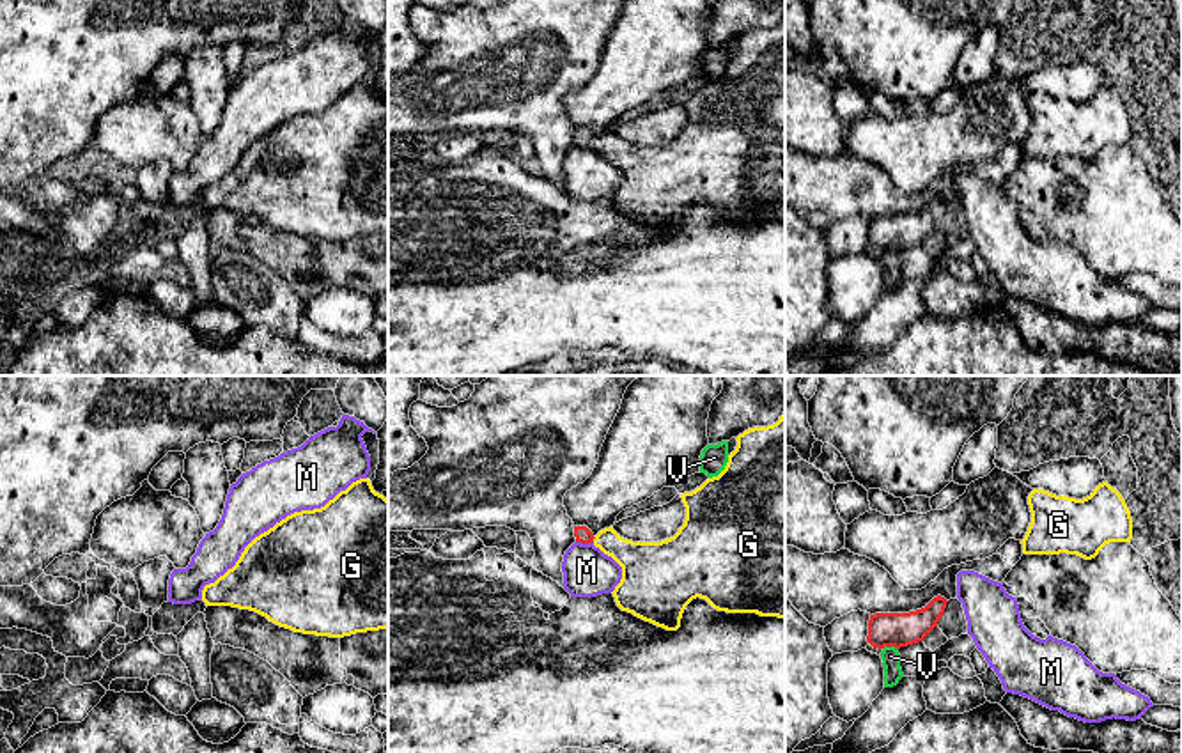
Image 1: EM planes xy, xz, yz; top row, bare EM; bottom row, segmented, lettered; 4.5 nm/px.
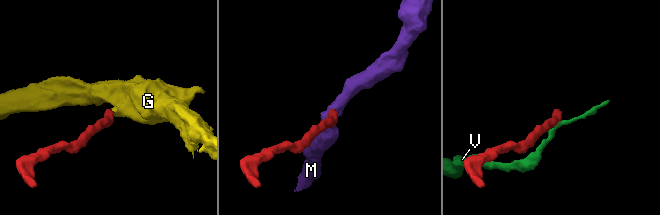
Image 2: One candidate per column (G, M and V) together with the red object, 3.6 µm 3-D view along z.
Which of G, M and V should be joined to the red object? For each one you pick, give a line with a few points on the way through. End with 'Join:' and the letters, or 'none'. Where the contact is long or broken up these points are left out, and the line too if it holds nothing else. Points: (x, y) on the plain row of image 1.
G: way xz (582, 137), (594, 140), (608, 144), (642, 167)
Join: G

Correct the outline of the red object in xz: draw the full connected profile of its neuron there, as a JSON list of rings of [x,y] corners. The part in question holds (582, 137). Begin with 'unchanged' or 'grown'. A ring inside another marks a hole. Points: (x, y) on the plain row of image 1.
grown | [[[785,14],[767,30],[739,37],[725,73],[707,82],[691,96],[680,97],[686,122],[679,135],[661,145],[633,145],[613,129],[594,138],[587,129],[574,129],[576,145],[594,147],[622,170],[622,182],[611,195],[622,214],[666,234],[677,234],[686,209],[700,200],[714,213],[727,216],[757,216],[785,221]]]

